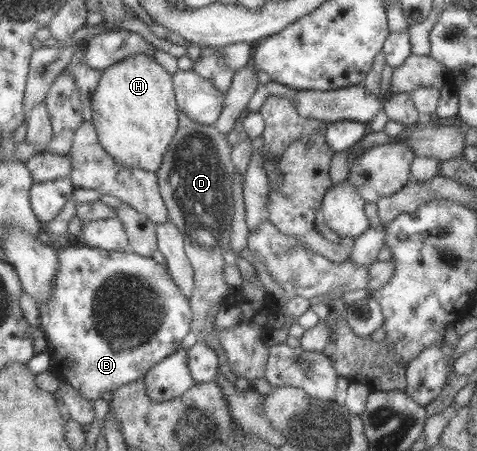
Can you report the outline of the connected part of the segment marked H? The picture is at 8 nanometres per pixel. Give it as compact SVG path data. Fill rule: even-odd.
M136 54L103 72L99 89L93 94L94 124L101 145L119 164L129 168L142 168L149 172L158 173L161 170L171 144L178 134L180 124L181 111L176 98L173 75L169 74L150 54Z

